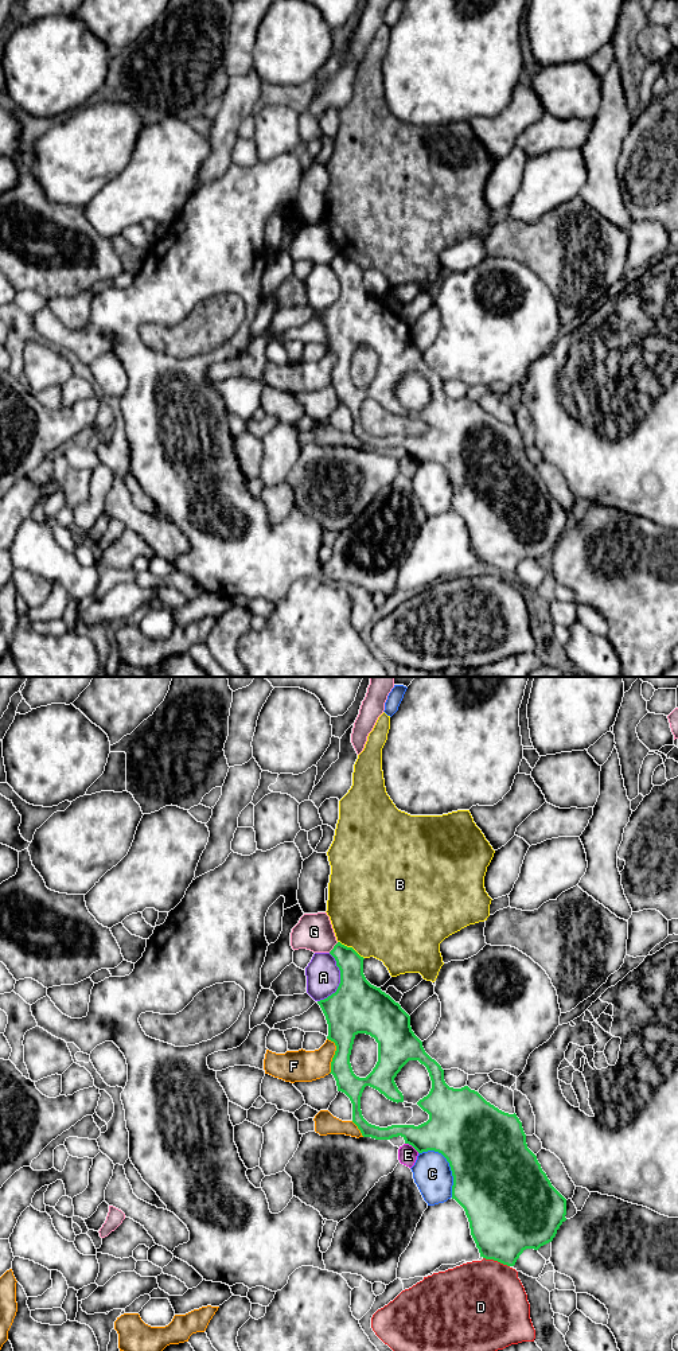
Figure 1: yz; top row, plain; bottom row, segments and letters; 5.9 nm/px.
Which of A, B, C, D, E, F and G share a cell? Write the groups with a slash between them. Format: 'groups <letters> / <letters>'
groups A / B / C / D / E / F / G

